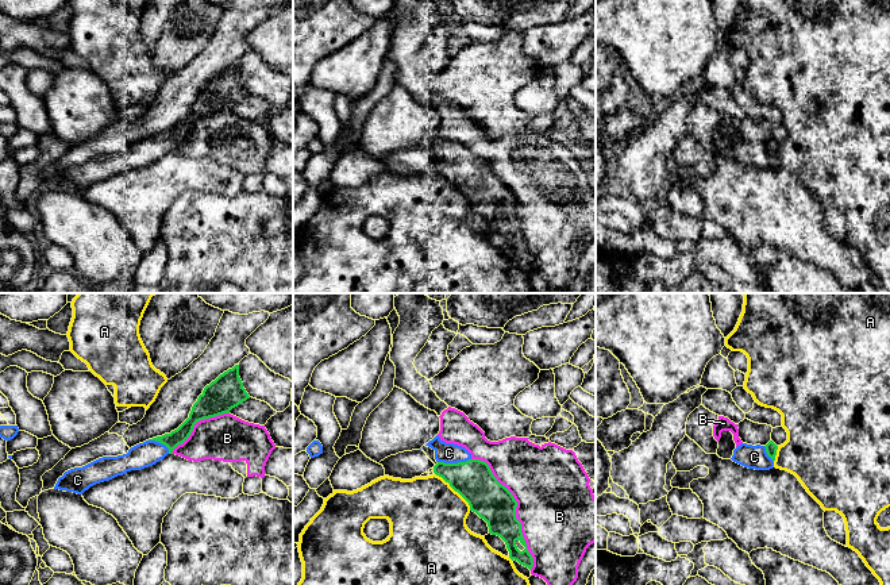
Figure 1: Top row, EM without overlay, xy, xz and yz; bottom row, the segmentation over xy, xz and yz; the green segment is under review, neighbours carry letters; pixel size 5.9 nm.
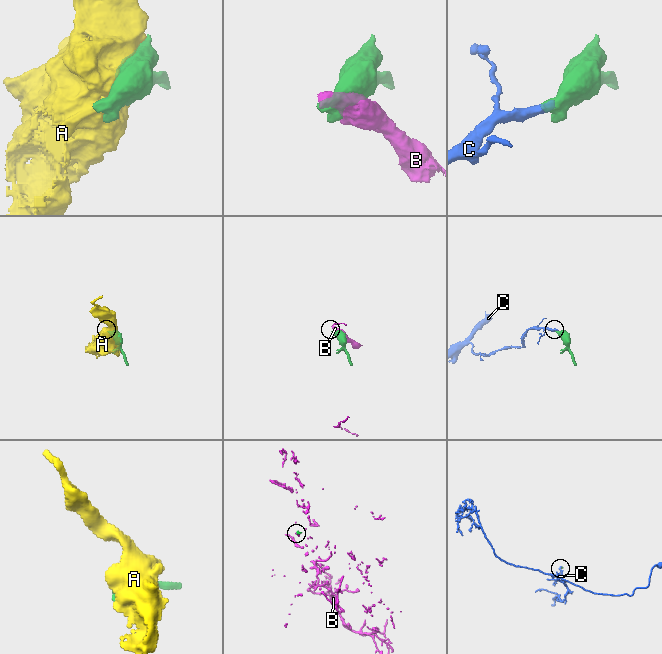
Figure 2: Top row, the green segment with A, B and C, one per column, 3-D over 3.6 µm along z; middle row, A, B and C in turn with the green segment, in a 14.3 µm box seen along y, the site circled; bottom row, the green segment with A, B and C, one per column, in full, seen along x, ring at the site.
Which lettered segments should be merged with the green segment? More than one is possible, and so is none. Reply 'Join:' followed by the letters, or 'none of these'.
Join: C

